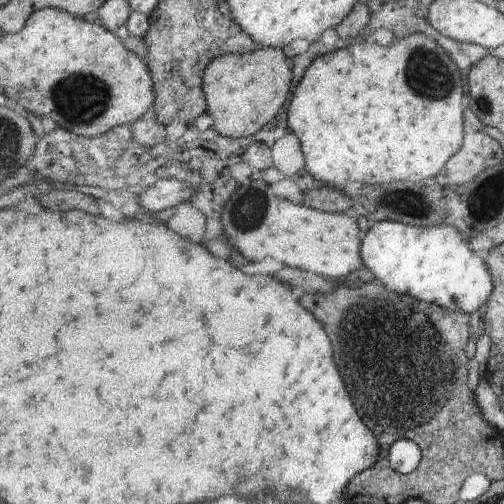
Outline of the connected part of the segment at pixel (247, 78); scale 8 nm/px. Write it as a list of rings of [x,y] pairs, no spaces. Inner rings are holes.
[[[256,47],[253,52],[241,54],[223,54],[219,58],[214,58],[205,68],[202,75],[202,93],[206,98],[206,113],[211,118],[211,130],[215,130],[219,136],[237,140],[253,136],[259,132],[265,124],[275,118],[283,102],[287,100],[291,86],[290,60],[283,55],[281,48]]]

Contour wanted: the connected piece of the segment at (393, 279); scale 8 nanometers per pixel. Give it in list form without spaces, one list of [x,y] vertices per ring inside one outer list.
[[[379,221],[374,222],[361,238],[359,246],[359,258],[363,268],[367,269],[373,276],[373,281],[379,282],[381,286],[411,294],[411,298],[419,298],[425,302],[433,302],[439,308],[471,314],[486,304],[491,294],[491,276],[485,268],[483,261],[475,256],[467,241],[461,238],[461,234],[453,226],[433,226],[433,228],[417,228],[398,222]]]

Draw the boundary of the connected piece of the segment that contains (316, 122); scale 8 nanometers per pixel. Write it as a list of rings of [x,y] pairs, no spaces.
[[[408,34],[399,37],[399,40],[391,42],[389,46],[379,46],[369,39],[358,44],[351,44],[347,48],[342,48],[318,56],[305,68],[305,72],[298,82],[291,101],[287,108],[287,130],[299,140],[299,148],[304,160],[304,172],[307,172],[313,181],[329,187],[339,188],[342,184],[349,187],[360,186],[362,184],[383,184],[387,182],[407,181],[421,182],[421,180],[431,181],[432,178],[443,168],[445,162],[461,148],[463,138],[463,106],[461,105],[461,95],[465,91],[465,83],[460,79],[460,69],[458,69],[447,54],[431,38],[424,34]]]

